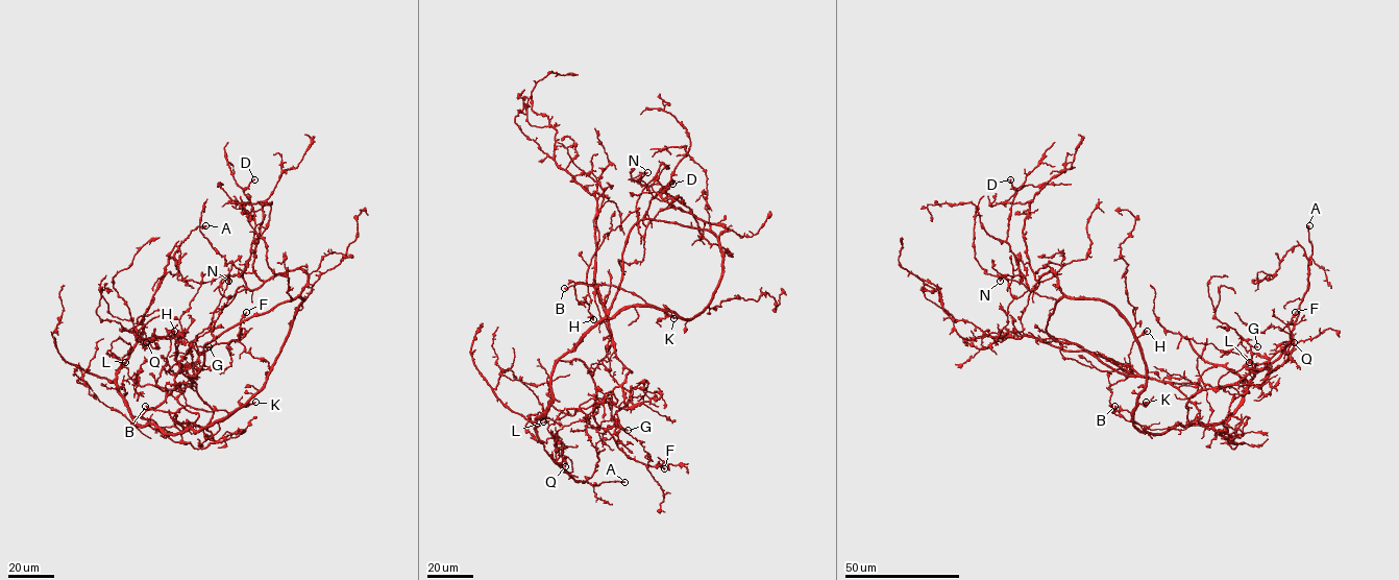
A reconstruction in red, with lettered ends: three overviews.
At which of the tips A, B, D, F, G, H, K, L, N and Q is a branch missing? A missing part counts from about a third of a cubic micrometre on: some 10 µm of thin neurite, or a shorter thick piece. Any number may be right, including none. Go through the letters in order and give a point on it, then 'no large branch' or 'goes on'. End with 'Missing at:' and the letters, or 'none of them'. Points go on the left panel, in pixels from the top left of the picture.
A: (205, 225) | goes on
B: (145, 406) | goes on
D: (254, 179) | goes on
F: (246, 312) | no large branch
G: (209, 346) | no large branch
H: (174, 331) | no large branch
K: (255, 402) | goes on
L: (125, 362) | no large branch
N: (228, 281) | no large branch
Q: (146, 342) | no large branch
Missing at: A, B, D, K

